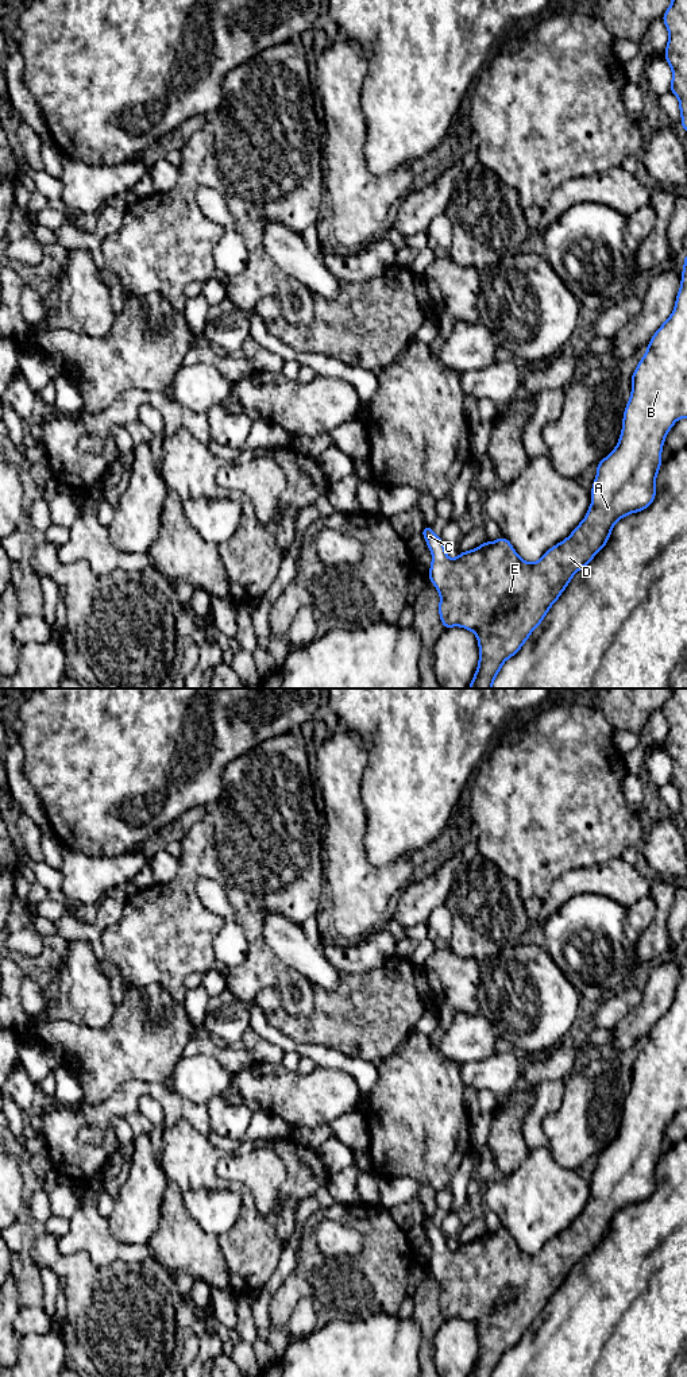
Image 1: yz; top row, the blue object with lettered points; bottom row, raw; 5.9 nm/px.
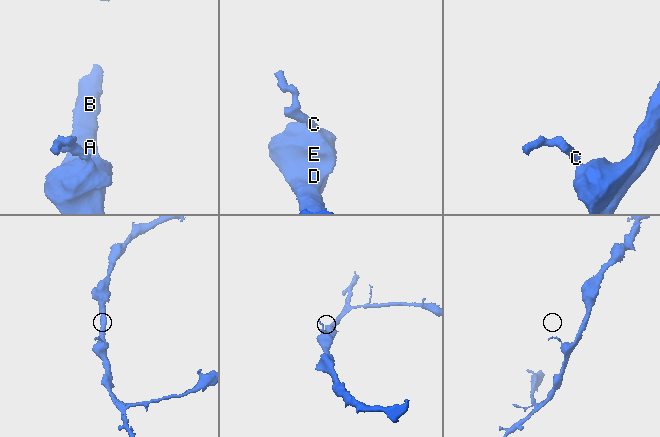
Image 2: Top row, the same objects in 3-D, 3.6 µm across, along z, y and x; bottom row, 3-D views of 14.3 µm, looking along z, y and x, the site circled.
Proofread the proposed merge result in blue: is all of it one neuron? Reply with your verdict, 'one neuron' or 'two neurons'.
one neuron

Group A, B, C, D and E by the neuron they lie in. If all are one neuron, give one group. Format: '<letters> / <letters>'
A B C D E

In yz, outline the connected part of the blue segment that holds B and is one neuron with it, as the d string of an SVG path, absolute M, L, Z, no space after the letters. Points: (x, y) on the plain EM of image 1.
M687 945L674 1003L655 1023L630 1068L632 1083L622 1108L622 1122L615 1139L597 1156L590 1183L593 1193L586 1208L567 1230L551 1238L537 1253L521 1250L503 1227L449 1250L441 1228L433 1224L431 1216L421 1222L432 1243L428 1269L440 1285L441 1315L445 1320L468 1320L478 1328L479 1351L470 1377L493 1377L503 1354L522 1339L572 1268L603 1241L614 1215L652 1196L665 1129L679 1110L687 1110Z

